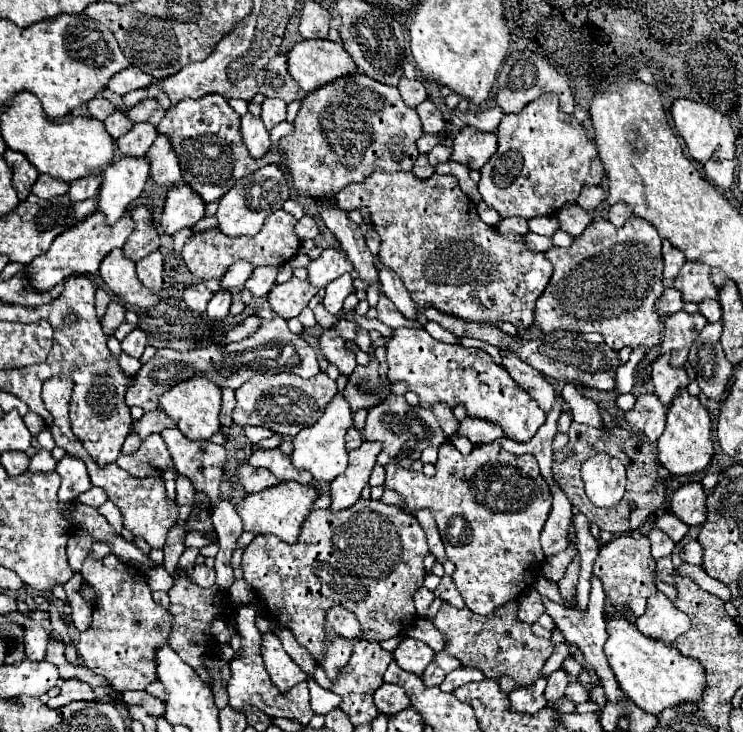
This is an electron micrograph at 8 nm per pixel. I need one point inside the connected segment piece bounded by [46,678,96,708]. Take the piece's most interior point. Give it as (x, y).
(73, 689)

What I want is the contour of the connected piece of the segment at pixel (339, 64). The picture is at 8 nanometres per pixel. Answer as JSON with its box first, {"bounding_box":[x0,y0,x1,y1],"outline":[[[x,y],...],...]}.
{"bounding_box":[288,40,358,92],"outline":[[[302,40],[288,52],[288,68],[302,90],[312,92],[342,76],[352,76],[358,70],[342,44],[332,40]]]}

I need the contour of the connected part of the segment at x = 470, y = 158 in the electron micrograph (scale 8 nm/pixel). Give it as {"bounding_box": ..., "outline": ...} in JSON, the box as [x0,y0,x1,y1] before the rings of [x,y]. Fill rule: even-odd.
{"bounding_box":[452,126,498,170],"outline":[[[464,126],[454,138],[452,160],[468,166],[470,170],[480,170],[496,152],[496,140],[498,138],[494,132],[478,132],[470,126]]]}

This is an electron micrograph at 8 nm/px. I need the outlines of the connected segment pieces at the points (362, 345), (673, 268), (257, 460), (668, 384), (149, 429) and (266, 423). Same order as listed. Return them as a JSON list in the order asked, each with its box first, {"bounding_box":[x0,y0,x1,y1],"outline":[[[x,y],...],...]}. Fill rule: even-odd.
[{"bounding_box":[352,321,372,353],"outline":[[[352,321],[352,322],[355,324],[356,328],[357,328],[357,334],[356,334],[356,340],[355,340],[356,344],[359,346],[359,348],[362,351],[368,353],[368,351],[372,345],[372,341],[369,337],[368,331],[361,328],[358,323],[356,323],[354,321]]]},{"bounding_box":[662,240,686,280],"outline":[[[662,240],[662,256],[664,256],[664,280],[674,280],[686,262],[680,250],[676,250],[668,240]]]},{"bounding_box":[248,448,312,484],"outline":[[[258,448],[250,458],[248,462],[256,468],[266,468],[270,470],[274,476],[278,476],[280,480],[294,480],[294,482],[300,482],[300,484],[310,484],[312,482],[312,476],[310,472],[306,470],[298,470],[290,464],[290,456],[284,454],[280,448],[272,448],[272,450],[264,450],[264,448]]]},{"bounding_box":[650,356,690,406],"outline":[[[658,356],[652,362],[652,372],[650,372],[650,380],[654,384],[654,392],[660,398],[660,402],[664,406],[670,406],[670,402],[674,400],[674,396],[686,388],[690,384],[686,370],[684,368],[674,368],[670,366],[666,356]]]},{"bounding_box":[134,412,176,440],"outline":[[[148,412],[144,414],[140,420],[134,422],[134,430],[140,434],[140,438],[144,440],[146,436],[154,434],[154,432],[162,432],[166,428],[176,428],[174,420],[170,420],[170,416],[166,416],[164,412]]]},{"bounding_box":[232,372,338,436],"outline":[[[324,372],[310,380],[294,374],[256,374],[236,390],[236,408],[232,414],[234,424],[262,426],[280,436],[296,436],[302,428],[316,424],[328,402],[338,394],[336,382]]]}]

